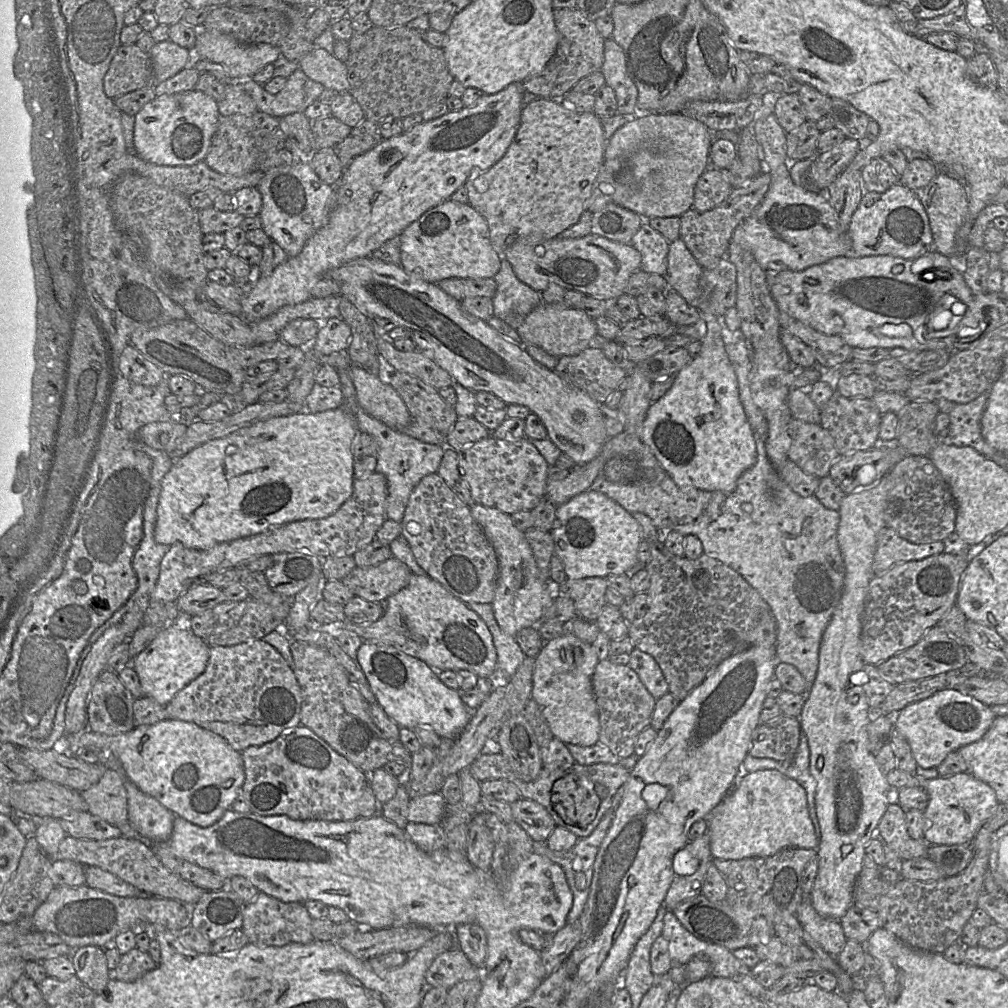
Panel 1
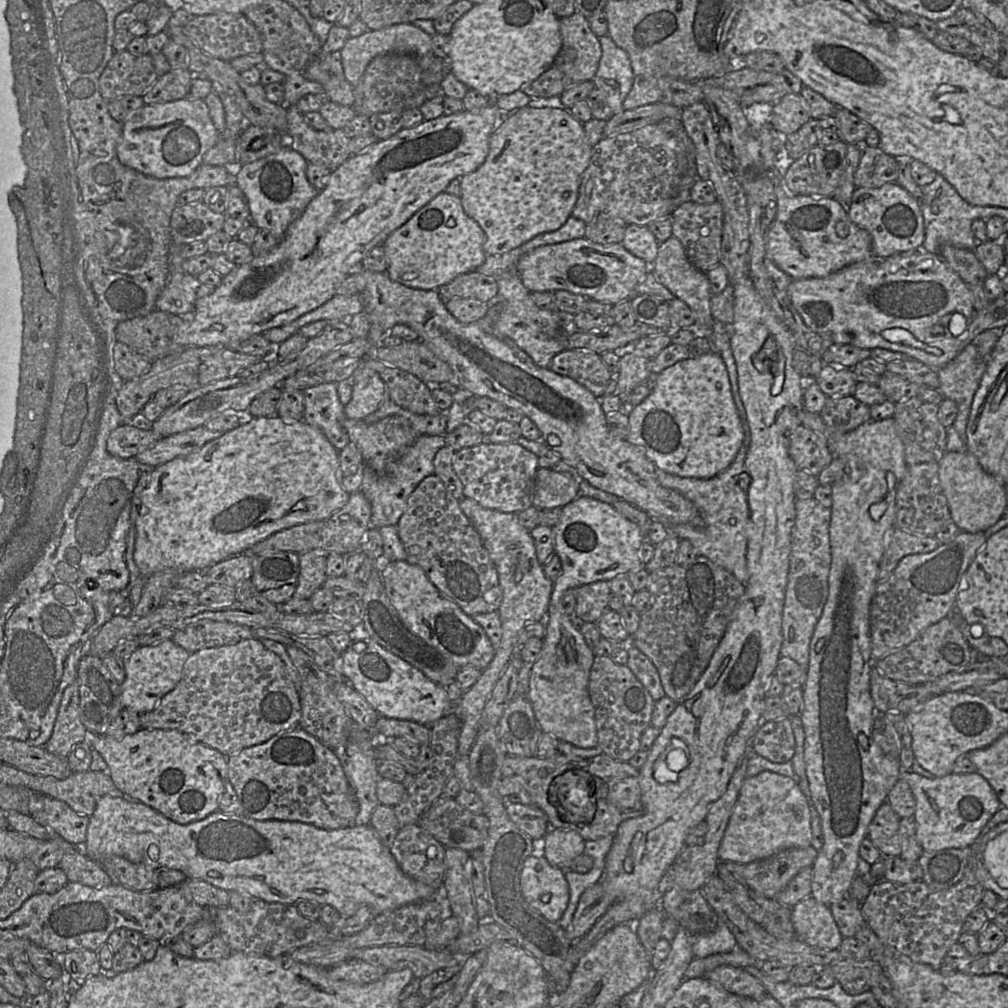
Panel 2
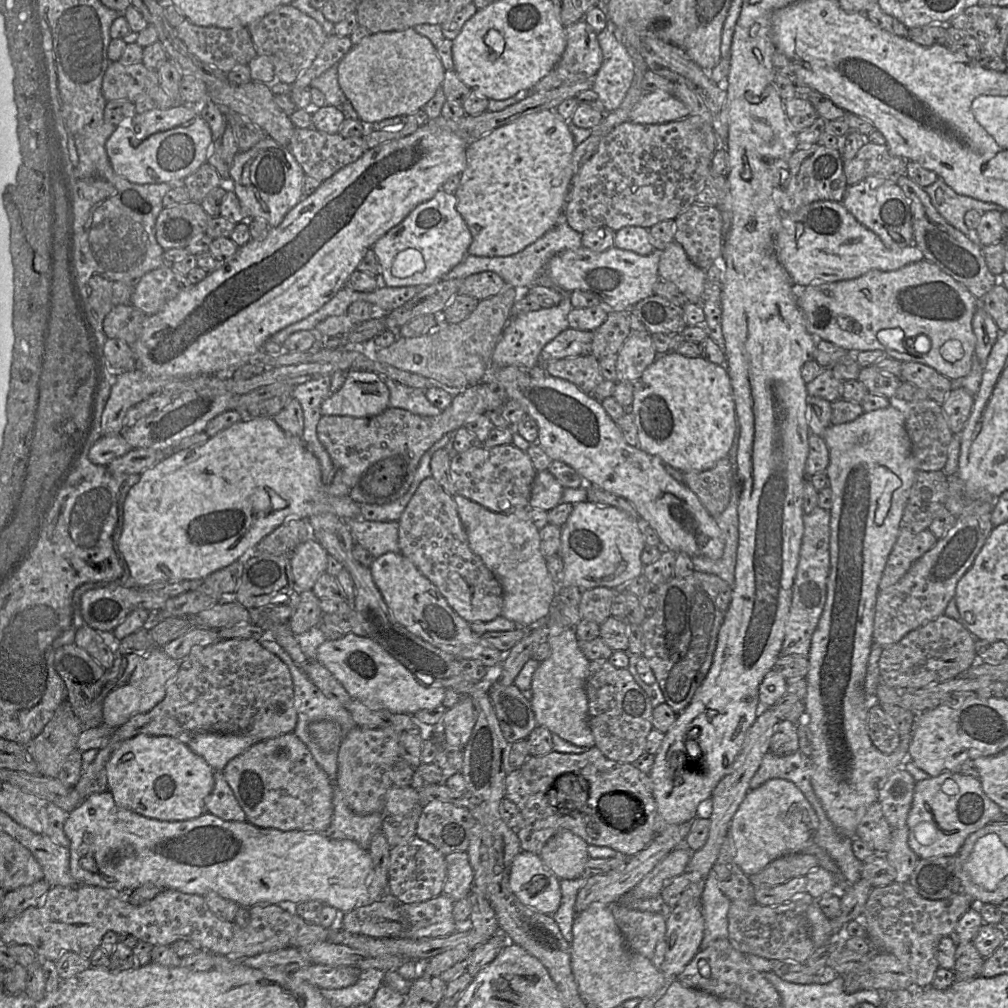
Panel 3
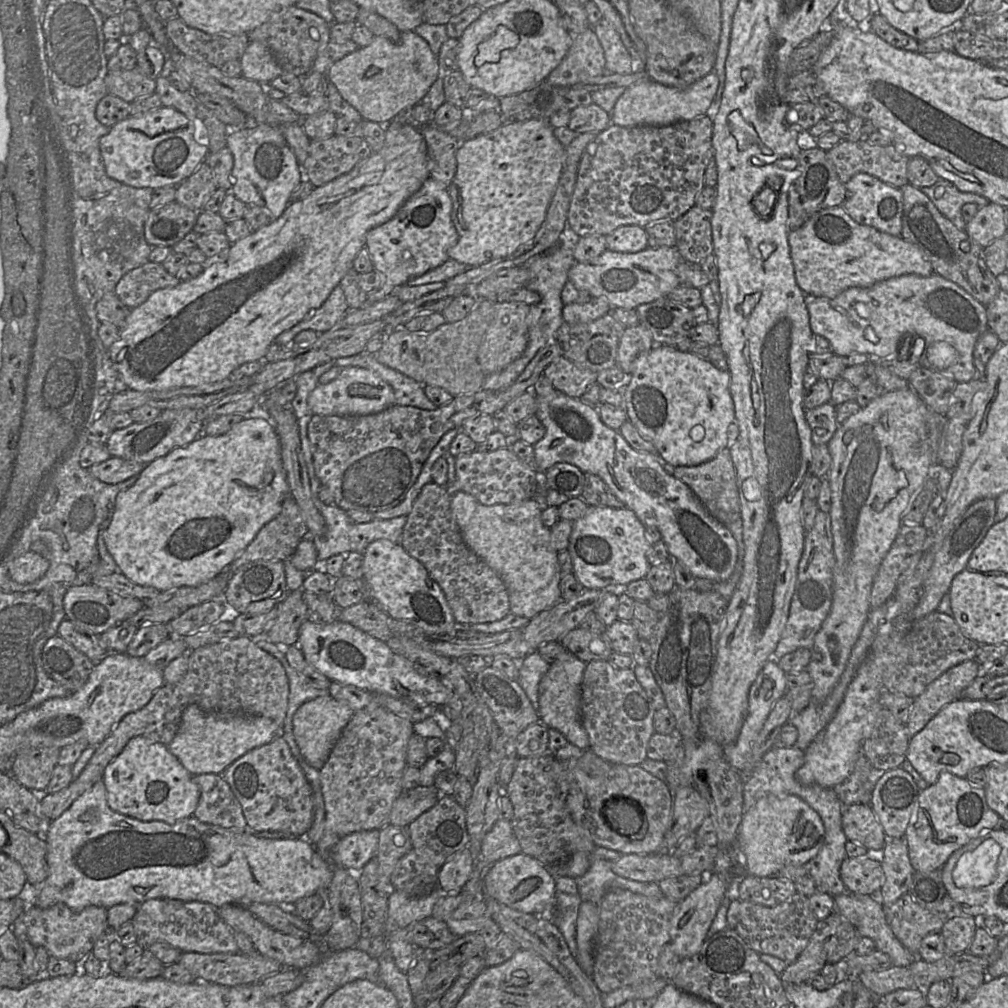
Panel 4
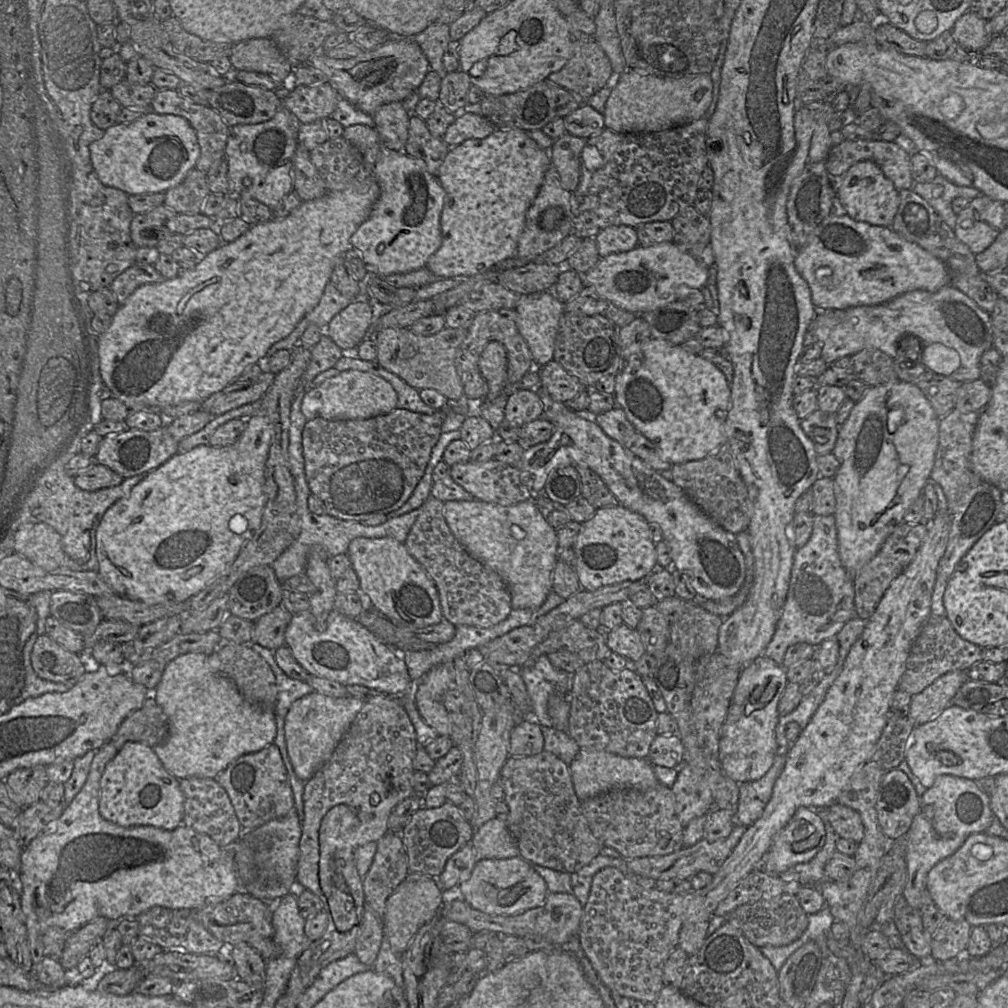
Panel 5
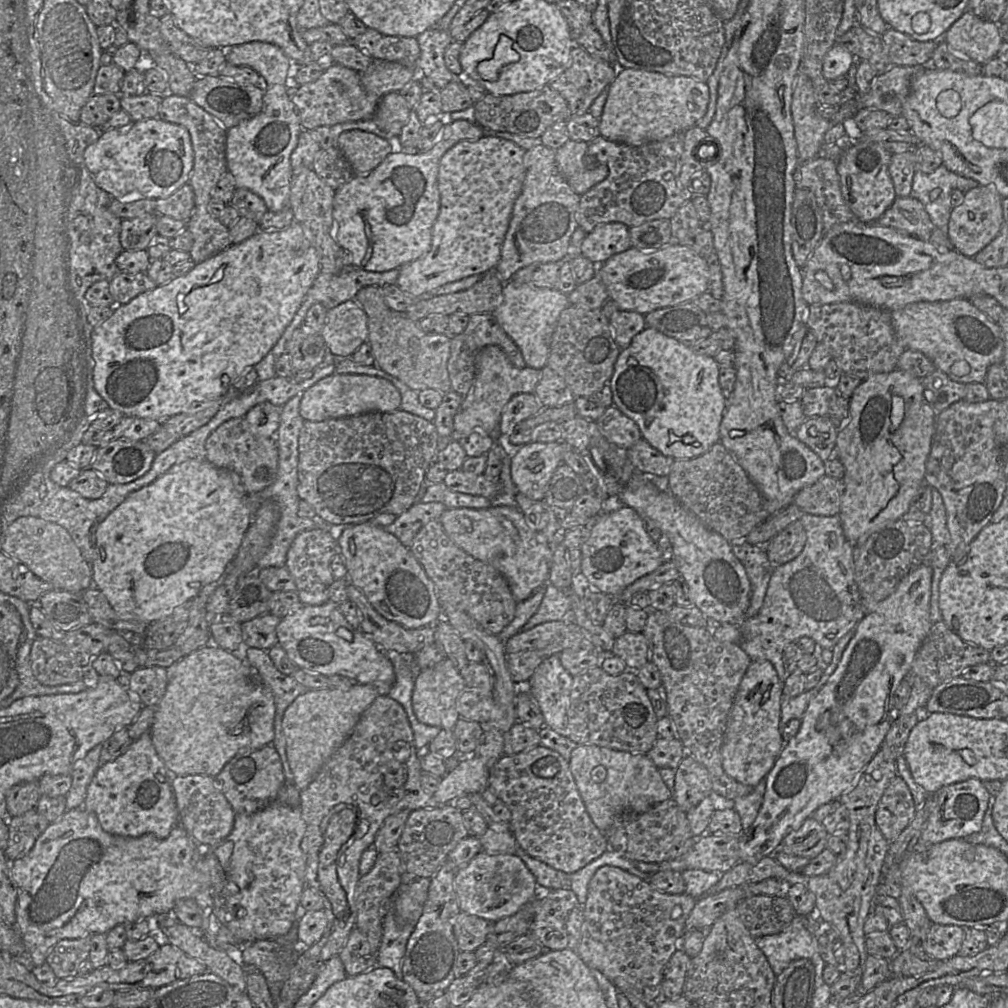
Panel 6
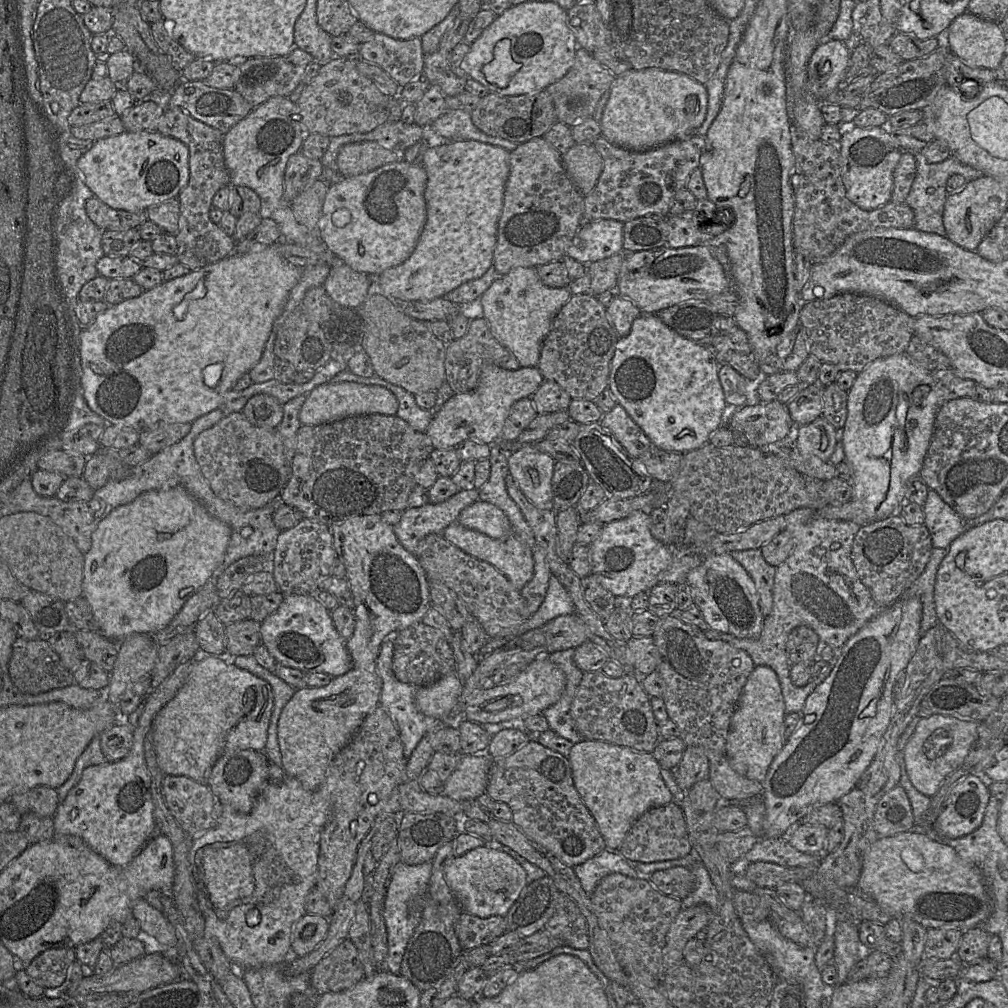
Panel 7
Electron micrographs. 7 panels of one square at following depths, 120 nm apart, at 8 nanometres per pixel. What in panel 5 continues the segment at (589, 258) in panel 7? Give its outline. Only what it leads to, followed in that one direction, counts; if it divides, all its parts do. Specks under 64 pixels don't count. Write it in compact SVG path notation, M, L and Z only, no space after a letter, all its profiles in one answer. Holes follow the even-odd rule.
M626 225L609 226L600 231L595 240L600 258L627 252L639 245L636 228Z

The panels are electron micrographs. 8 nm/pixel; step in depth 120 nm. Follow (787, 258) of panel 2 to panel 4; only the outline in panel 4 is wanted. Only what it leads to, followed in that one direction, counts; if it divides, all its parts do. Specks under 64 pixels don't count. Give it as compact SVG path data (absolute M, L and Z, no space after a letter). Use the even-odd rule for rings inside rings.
M842 206L826 208L815 213L800 228L789 231L788 242L796 282L808 297L833 299L851 287L867 288L879 281L906 274L928 277L934 273L931 263L915 244L901 236L893 236L857 223Z

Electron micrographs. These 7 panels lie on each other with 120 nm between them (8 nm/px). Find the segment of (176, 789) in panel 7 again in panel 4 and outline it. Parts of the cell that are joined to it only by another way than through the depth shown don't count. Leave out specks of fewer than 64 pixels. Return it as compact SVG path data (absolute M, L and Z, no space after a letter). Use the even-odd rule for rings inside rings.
M192 775L200 791L193 816L199 821L222 828L248 829L242 807L222 775Z

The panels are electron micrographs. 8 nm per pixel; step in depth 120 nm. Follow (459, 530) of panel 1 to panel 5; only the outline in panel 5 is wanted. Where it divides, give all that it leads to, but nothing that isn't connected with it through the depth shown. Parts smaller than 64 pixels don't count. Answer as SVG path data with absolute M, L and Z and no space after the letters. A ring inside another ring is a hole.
M429 495L404 542L435 583L444 619L453 625L490 628L505 620L512 610L506 583L494 570L472 558L451 532L443 515L443 501Z

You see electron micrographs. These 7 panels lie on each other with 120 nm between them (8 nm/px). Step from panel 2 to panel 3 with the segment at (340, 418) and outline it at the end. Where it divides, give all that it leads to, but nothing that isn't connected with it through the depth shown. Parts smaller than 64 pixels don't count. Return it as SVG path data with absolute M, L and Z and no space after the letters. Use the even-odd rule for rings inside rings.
M322 376L317 379L297 384L291 391L291 397L295 398L303 410L303 433L302 439L306 447L318 459L321 467L321 476L324 485L333 471L333 462L317 437L317 424L322 417L322 402L332 394L330 383L332 376Z

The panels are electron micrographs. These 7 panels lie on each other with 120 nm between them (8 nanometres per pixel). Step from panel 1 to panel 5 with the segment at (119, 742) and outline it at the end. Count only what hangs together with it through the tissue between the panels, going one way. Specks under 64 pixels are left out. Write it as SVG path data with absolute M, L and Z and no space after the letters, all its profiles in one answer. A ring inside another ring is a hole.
M126 742L102 774L99 812L105 820L122 827L154 826L173 830L182 824L184 795L179 779L164 768L151 747L140 742Z

